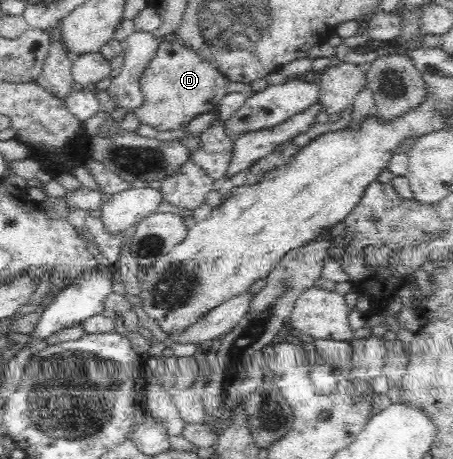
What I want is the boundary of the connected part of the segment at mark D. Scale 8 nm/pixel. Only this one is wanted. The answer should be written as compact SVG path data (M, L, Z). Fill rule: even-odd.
M160 41L154 55L140 74L144 100L133 113L140 124L149 124L159 132L179 129L194 116L210 112L226 94L239 92L246 98L253 94L249 84L227 81L215 64L185 43Z

